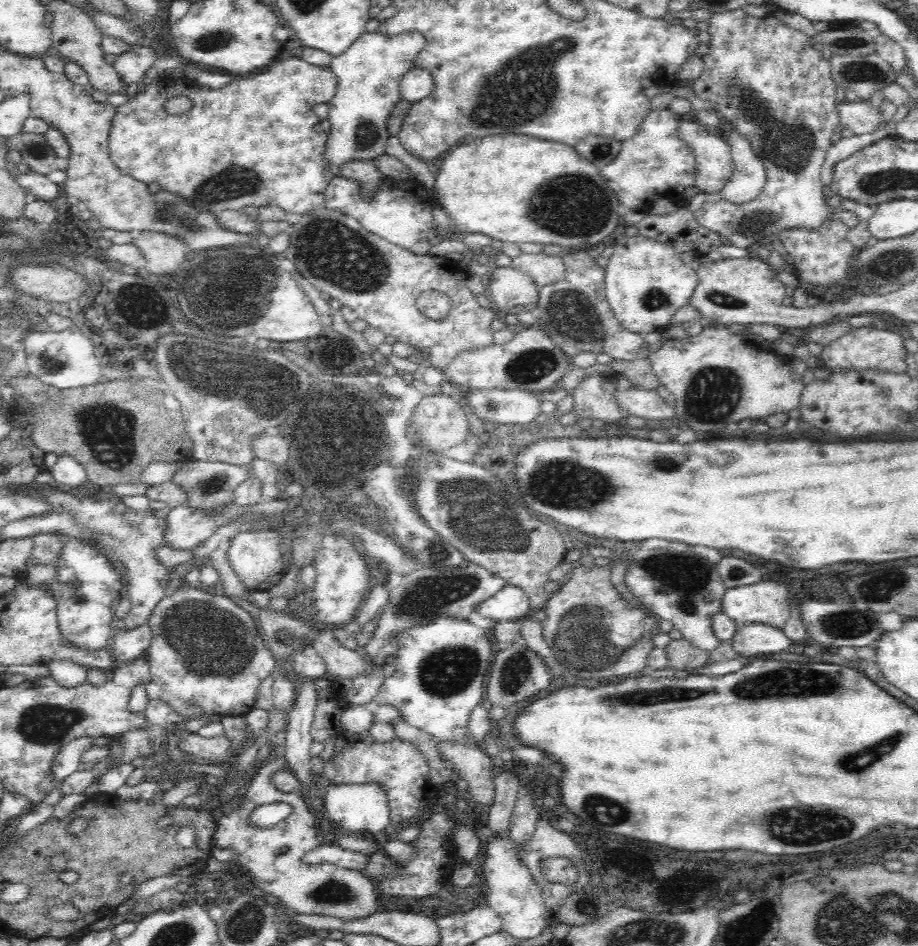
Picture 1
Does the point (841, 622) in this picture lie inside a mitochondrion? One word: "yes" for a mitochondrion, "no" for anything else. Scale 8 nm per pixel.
yes

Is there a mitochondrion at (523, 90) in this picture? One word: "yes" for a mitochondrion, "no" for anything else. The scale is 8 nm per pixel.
yes

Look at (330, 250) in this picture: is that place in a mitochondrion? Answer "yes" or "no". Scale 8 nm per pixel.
yes

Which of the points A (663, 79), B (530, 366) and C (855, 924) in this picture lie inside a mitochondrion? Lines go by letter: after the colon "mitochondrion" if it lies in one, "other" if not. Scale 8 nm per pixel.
A: other
B: mitochondrion
C: mitochondrion

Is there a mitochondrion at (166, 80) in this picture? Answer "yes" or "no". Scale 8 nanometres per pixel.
no

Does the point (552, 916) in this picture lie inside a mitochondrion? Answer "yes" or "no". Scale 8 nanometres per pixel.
no

